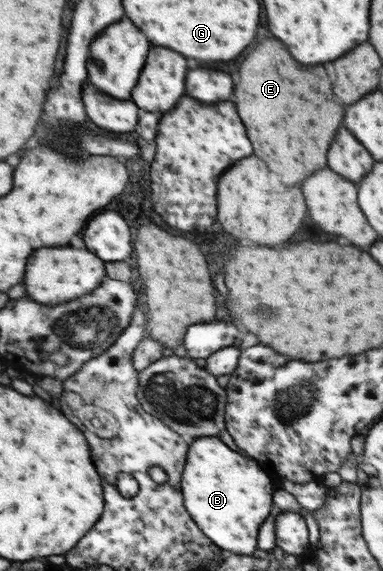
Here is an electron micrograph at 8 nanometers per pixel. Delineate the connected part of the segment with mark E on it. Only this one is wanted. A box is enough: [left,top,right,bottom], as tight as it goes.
[237,39,343,185]

